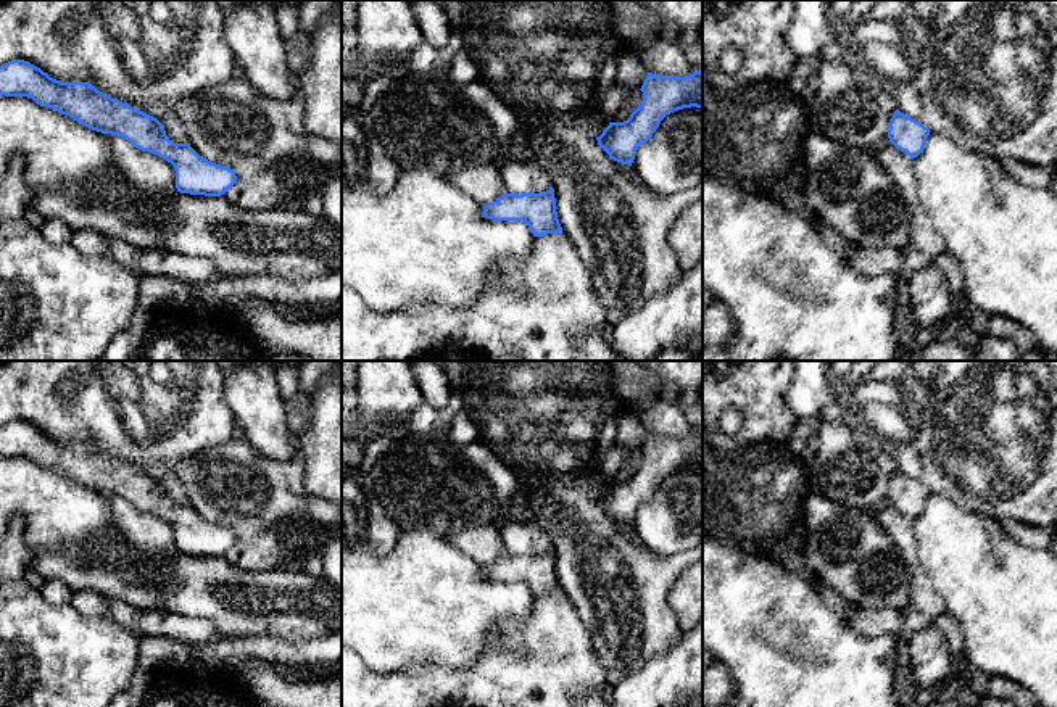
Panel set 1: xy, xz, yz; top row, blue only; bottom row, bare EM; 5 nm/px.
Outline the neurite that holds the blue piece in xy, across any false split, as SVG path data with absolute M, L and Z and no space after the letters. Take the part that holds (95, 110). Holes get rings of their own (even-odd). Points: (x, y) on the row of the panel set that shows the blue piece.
M24 60L0 66L0 95L29 97L82 126L126 139L174 166L180 193L221 196L237 184L235 171L201 158L190 143L174 143L153 116L97 90L90 82L61 82Z

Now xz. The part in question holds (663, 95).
M648 72L641 89L643 101L624 122L609 122L598 145L611 159L632 166L636 150L646 143L661 121L683 108L703 108L703 72L685 77Z

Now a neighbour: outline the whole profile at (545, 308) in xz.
M562 232L533 237L532 251L522 263L499 261L485 288L467 308L443 308L419 301L408 308L377 312L350 288L342 288L342 361L448 361L470 356L475 361L620 361L604 340L607 309L598 298L590 271L570 238Z

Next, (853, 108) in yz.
M843 61L815 63L817 103L814 129L846 147L870 150L883 137L894 114L894 98L883 89L878 77L852 71Z

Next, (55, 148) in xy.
M0 95L0 180L16 155L23 156L26 182L32 195L77 179L100 174L121 176L105 134L53 108L40 106L29 97Z

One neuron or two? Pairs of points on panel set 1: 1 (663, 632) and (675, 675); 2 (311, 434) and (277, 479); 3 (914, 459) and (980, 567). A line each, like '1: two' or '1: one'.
1: two
2: two
3: two

